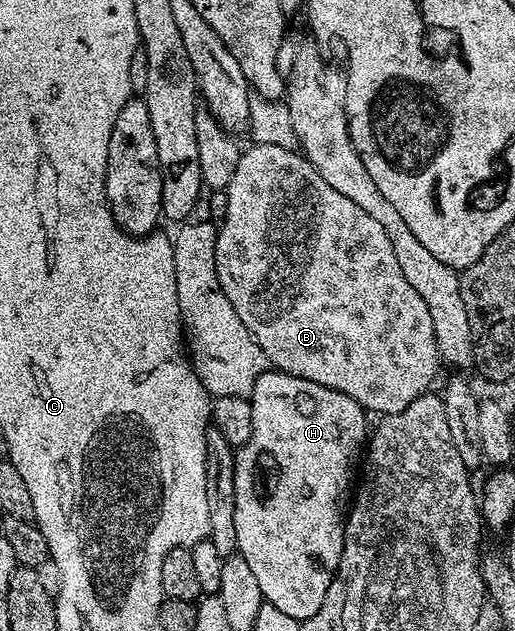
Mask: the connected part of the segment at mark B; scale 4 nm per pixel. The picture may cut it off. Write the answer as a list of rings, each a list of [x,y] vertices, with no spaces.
[[[256,142],[248,145],[240,153],[237,160],[237,170],[233,172],[233,180],[229,180],[227,203],[225,204],[225,220],[218,223],[215,236],[215,267],[219,290],[233,304],[233,312],[241,316],[241,324],[249,328],[251,335],[257,340],[261,352],[265,352],[268,363],[282,374],[292,374],[305,380],[313,380],[313,384],[321,384],[325,388],[333,388],[337,392],[345,392],[345,396],[353,396],[357,404],[375,416],[396,414],[413,400],[432,389],[431,381],[441,367],[441,359],[437,352],[437,340],[433,336],[433,320],[429,317],[429,308],[425,308],[425,300],[421,294],[405,280],[401,267],[397,265],[397,255],[393,253],[393,244],[389,244],[389,236],[385,236],[385,228],[373,220],[373,216],[365,216],[353,200],[341,196],[334,188],[329,188],[321,176],[303,157],[299,150],[276,148],[273,144]]]

